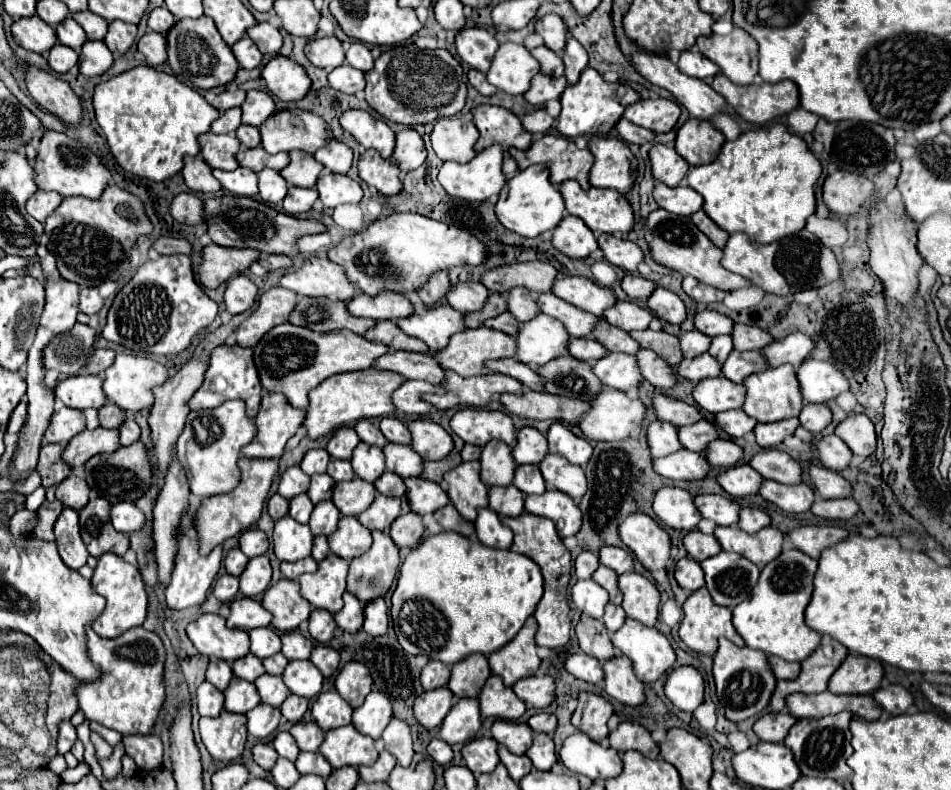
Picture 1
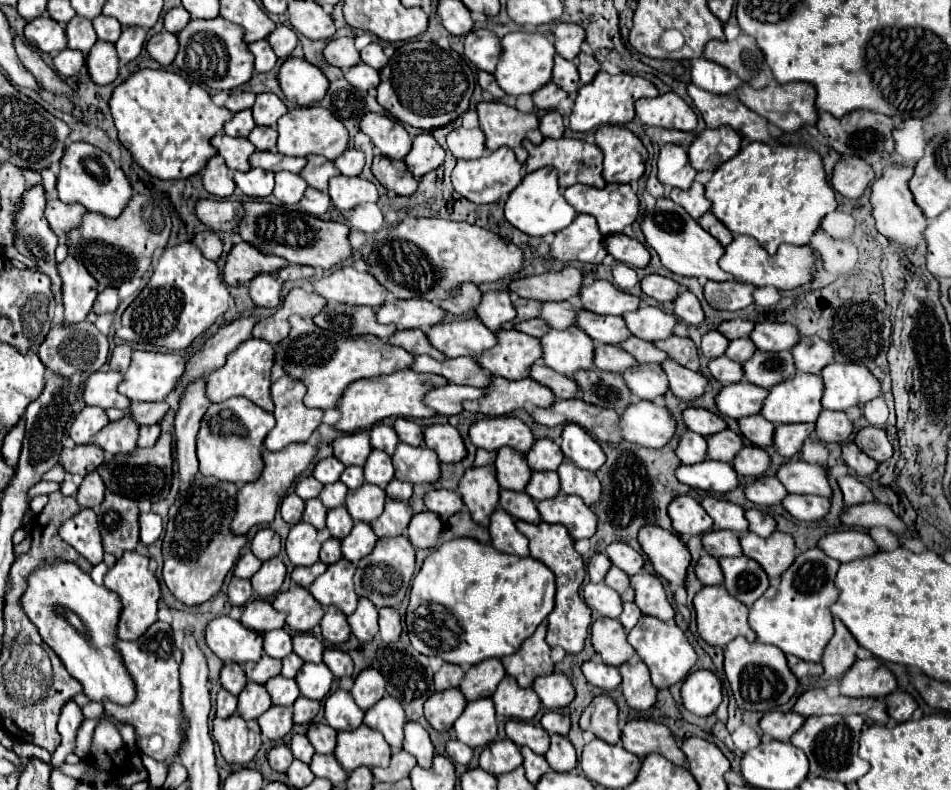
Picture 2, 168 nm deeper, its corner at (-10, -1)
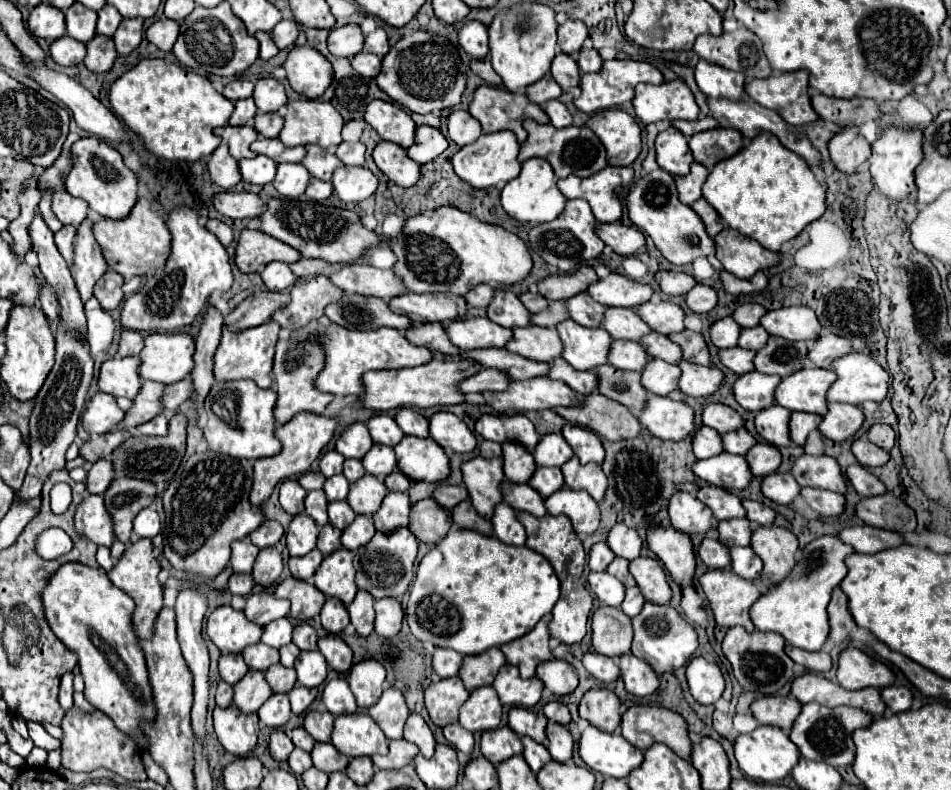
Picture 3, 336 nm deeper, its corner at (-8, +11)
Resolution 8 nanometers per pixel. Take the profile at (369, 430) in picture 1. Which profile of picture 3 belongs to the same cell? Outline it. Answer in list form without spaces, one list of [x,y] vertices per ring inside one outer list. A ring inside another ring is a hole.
[[[375,414],[369,422],[367,422],[369,434],[377,444],[385,444],[385,446],[397,446],[403,440],[403,432],[397,426],[397,422],[389,416],[389,414]]]

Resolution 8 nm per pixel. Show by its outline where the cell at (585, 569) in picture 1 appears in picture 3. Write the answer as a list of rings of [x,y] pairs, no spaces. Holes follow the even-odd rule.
[[[597,542],[589,552],[589,568],[595,572],[603,572],[613,562],[613,558],[613,550],[605,542]]]

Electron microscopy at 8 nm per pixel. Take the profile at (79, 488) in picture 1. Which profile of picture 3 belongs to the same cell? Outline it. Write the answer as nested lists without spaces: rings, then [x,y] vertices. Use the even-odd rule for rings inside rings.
[[[99,460],[87,472],[87,490],[91,494],[103,494],[113,482],[113,464],[109,460]]]

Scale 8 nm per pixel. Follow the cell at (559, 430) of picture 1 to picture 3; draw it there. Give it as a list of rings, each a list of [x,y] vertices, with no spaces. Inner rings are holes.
[[[565,424],[563,436],[567,444],[573,448],[575,456],[581,460],[581,464],[589,464],[589,462],[601,464],[605,460],[605,448],[599,436],[593,434],[591,430],[575,426],[575,424]]]

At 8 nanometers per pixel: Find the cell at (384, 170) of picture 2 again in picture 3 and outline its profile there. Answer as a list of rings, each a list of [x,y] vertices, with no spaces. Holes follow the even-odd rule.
[[[379,142],[373,150],[377,168],[397,186],[409,188],[419,180],[419,164],[413,162],[407,152],[393,142]]]

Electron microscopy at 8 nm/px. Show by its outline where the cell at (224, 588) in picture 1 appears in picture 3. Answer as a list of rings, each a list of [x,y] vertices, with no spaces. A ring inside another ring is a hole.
[[[233,574],[233,576],[229,578],[229,590],[231,590],[231,594],[247,596],[247,594],[251,594],[253,584],[255,584],[255,582],[253,582],[251,574]]]

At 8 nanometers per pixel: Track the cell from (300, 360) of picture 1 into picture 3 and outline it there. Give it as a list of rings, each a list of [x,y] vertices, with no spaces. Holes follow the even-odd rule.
[[[319,324],[317,332],[321,334],[321,344],[327,354],[327,362],[323,372],[317,376],[317,388],[321,392],[329,392],[335,396],[361,396],[363,384],[361,378],[369,370],[391,370],[391,368],[405,368],[405,366],[421,366],[433,360],[433,354],[427,348],[413,346],[401,330],[395,328],[379,328],[379,330],[347,330],[337,324],[323,326]]]

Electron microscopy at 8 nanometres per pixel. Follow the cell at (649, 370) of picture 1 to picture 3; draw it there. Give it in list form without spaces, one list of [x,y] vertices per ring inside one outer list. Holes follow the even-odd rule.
[[[683,360],[679,362],[679,368],[683,370],[679,390],[693,398],[707,398],[715,394],[725,378],[725,374],[715,366],[699,366]]]

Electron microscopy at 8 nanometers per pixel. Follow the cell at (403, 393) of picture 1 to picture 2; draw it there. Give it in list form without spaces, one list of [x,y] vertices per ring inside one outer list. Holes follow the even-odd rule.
[[[445,384],[439,388],[433,388],[433,392],[427,392],[423,396],[423,404],[433,408],[439,416],[453,416],[459,414],[463,400],[475,400],[483,396],[485,388],[471,388],[471,386],[457,386],[457,384]]]

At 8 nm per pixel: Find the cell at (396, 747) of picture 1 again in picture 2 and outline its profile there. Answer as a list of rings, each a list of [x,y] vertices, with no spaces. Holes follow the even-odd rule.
[[[407,722],[405,724],[403,750],[407,750],[409,754],[413,754],[417,758],[417,764],[421,768],[431,768],[433,744],[431,744],[429,734],[423,730],[421,724],[415,724],[415,722]]]

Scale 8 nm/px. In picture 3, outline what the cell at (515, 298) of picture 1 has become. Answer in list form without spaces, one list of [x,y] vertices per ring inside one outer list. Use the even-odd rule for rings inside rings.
[[[581,292],[573,298],[569,298],[565,304],[569,308],[571,318],[577,324],[587,326],[587,328],[601,328],[601,320],[603,320],[603,314],[605,314],[607,306],[595,302],[587,292]]]

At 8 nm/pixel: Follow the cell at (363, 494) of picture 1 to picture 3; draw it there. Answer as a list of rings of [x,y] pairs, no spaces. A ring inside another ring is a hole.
[[[365,474],[361,480],[351,484],[347,502],[355,514],[375,514],[387,492],[389,490],[379,478]]]

